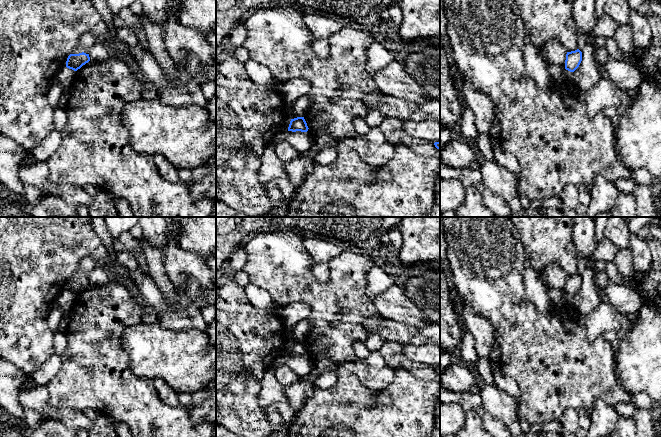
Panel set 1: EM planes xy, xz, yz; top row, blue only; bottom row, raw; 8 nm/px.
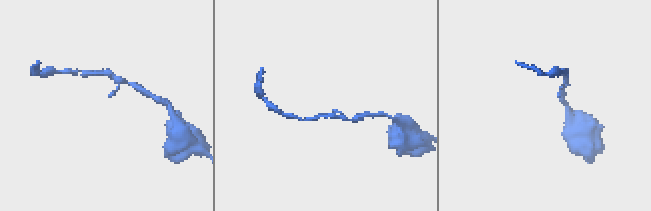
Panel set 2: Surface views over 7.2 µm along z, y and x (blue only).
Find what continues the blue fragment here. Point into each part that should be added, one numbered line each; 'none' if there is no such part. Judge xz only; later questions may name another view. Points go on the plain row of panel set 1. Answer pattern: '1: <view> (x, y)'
none

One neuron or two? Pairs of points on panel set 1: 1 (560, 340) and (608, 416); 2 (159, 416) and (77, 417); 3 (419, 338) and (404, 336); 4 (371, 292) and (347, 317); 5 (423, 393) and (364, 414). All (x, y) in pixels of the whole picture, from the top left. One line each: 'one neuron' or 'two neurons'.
1: two neurons
2: two neurons
3: one neuron
4: two neurons
5: one neuron

